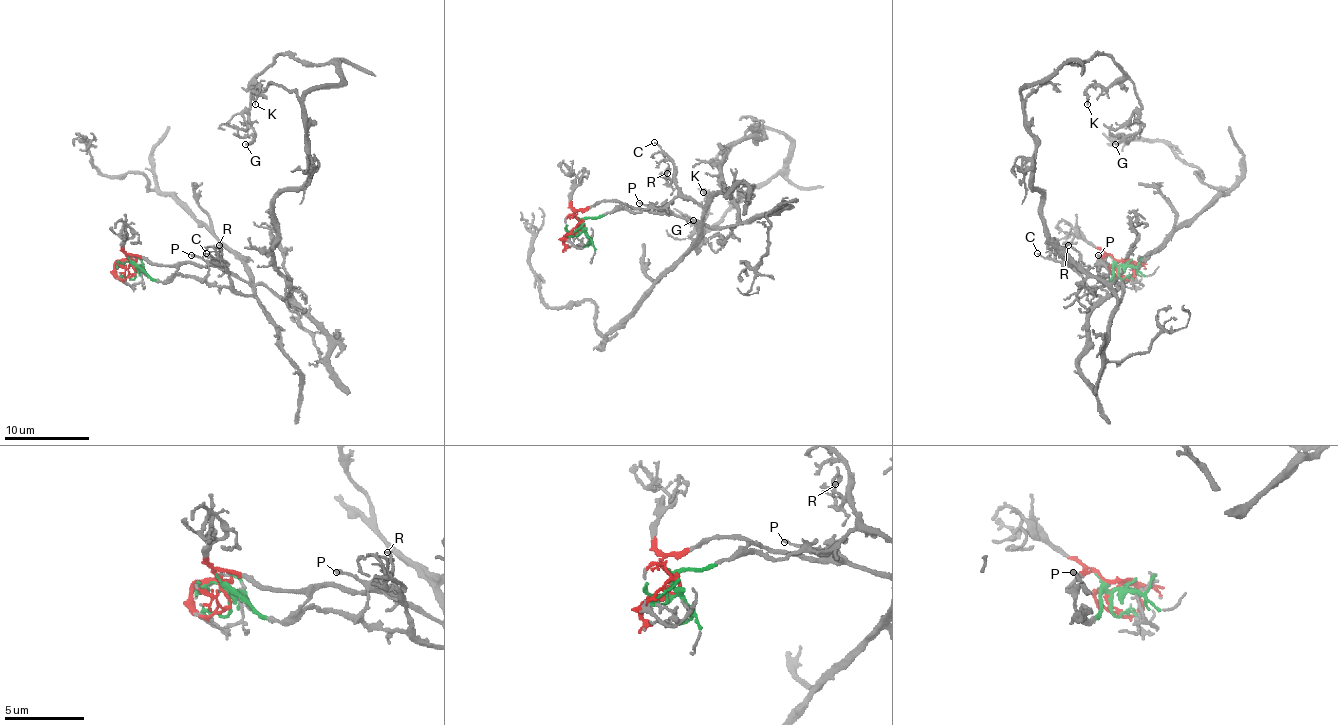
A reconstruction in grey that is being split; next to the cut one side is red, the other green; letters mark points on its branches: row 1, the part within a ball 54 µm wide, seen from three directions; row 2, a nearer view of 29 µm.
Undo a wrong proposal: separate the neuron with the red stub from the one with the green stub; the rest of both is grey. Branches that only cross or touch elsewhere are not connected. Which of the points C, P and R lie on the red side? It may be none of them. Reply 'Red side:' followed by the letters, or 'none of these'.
Red side: P

